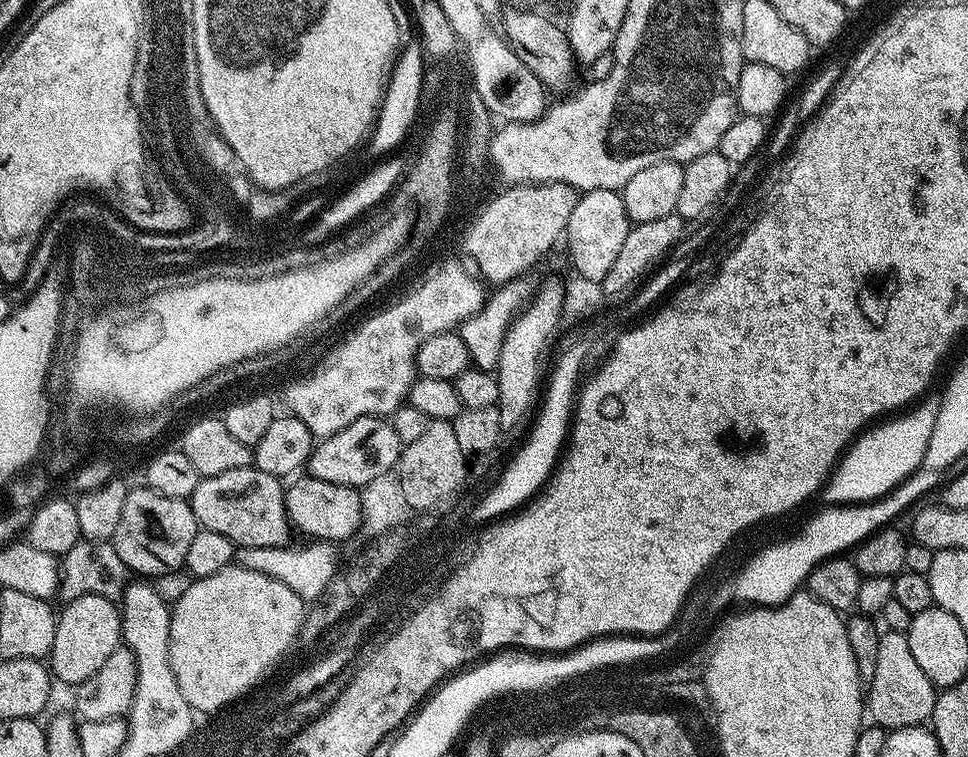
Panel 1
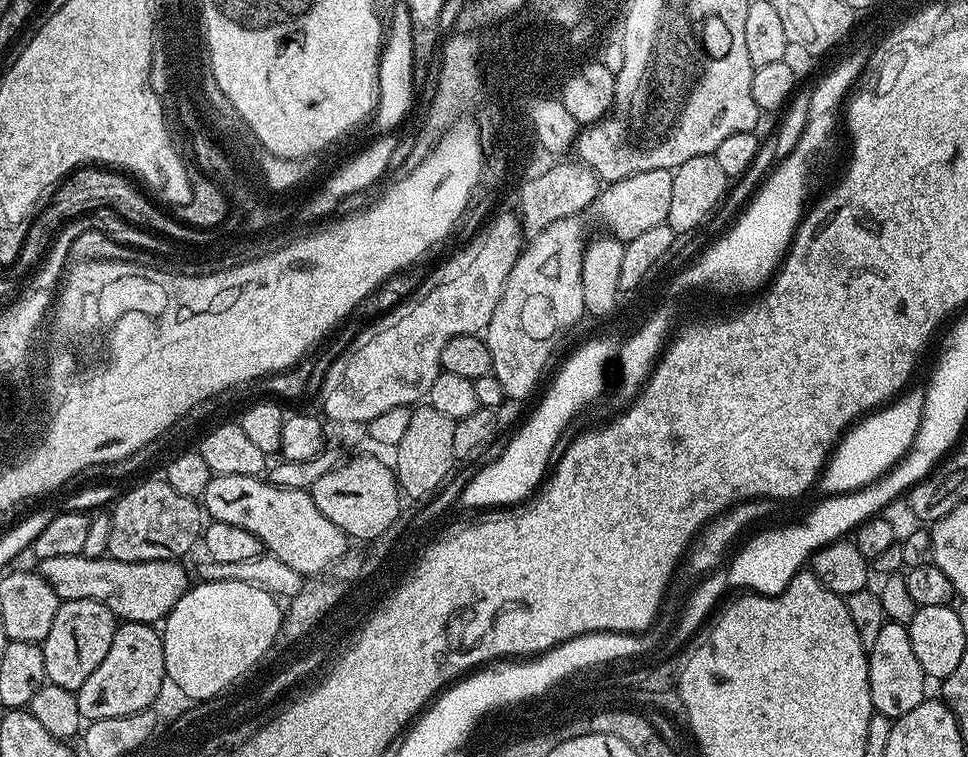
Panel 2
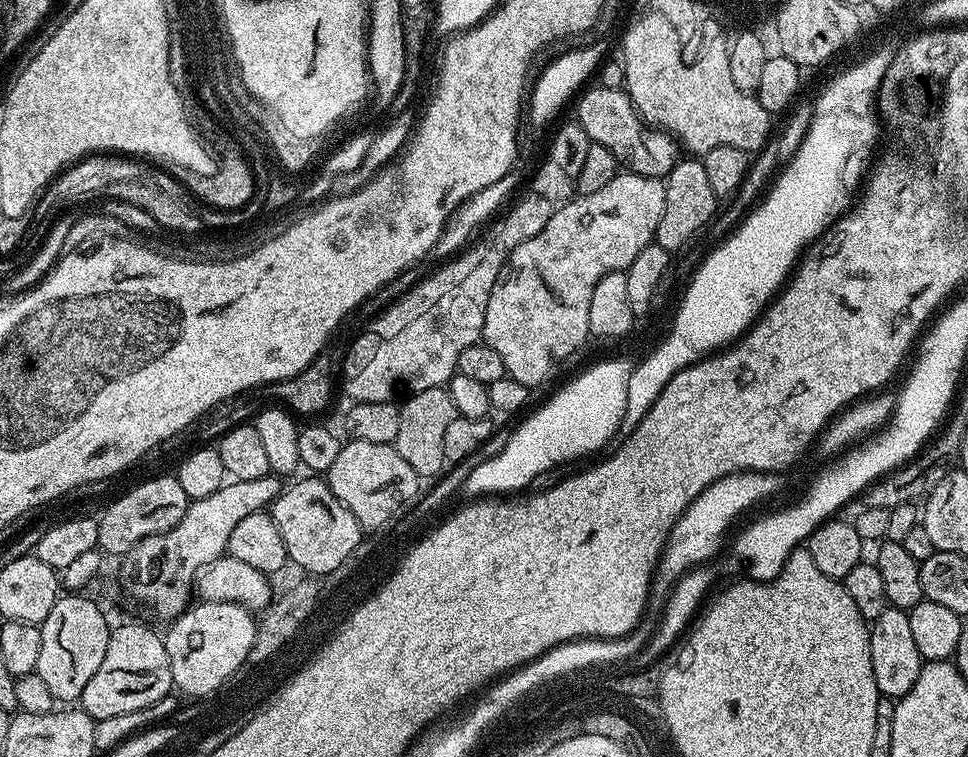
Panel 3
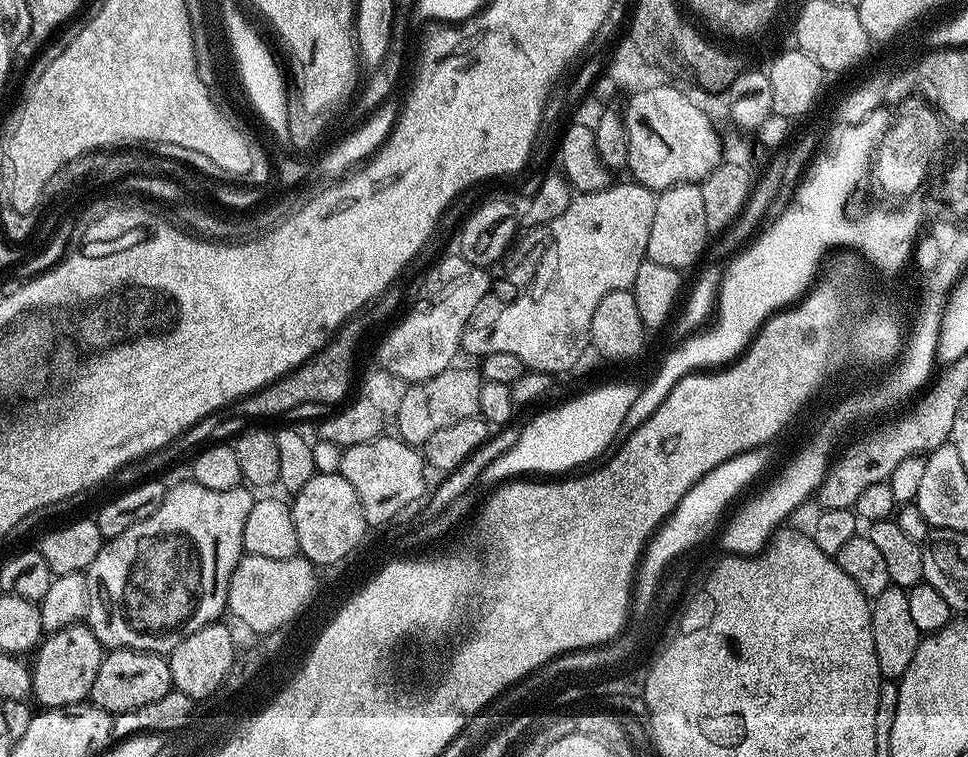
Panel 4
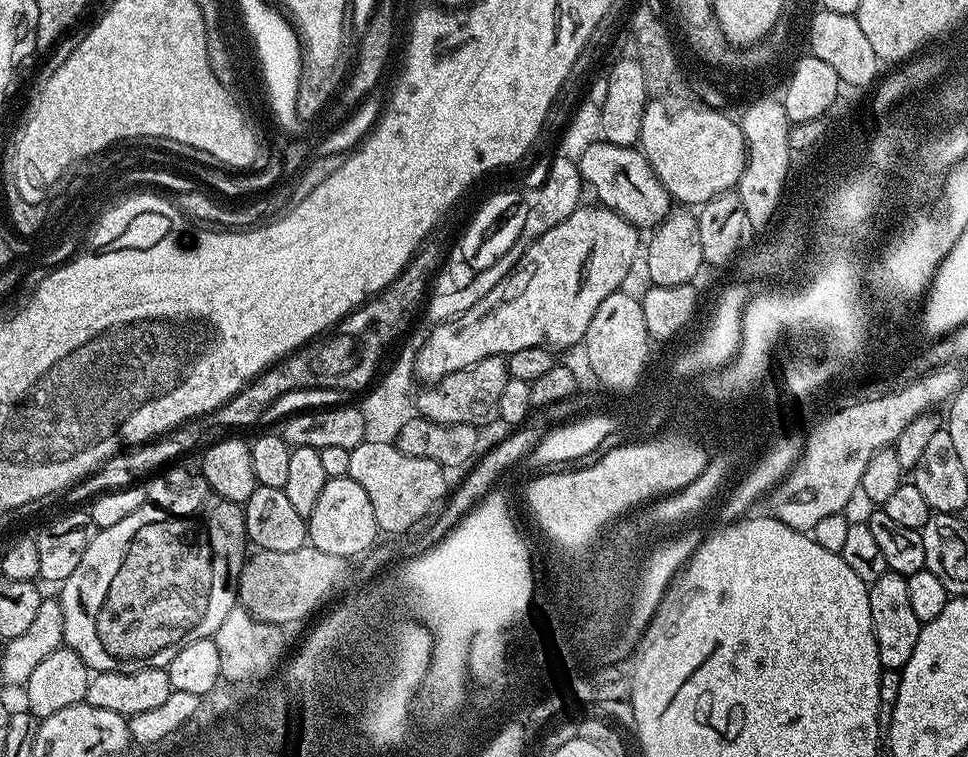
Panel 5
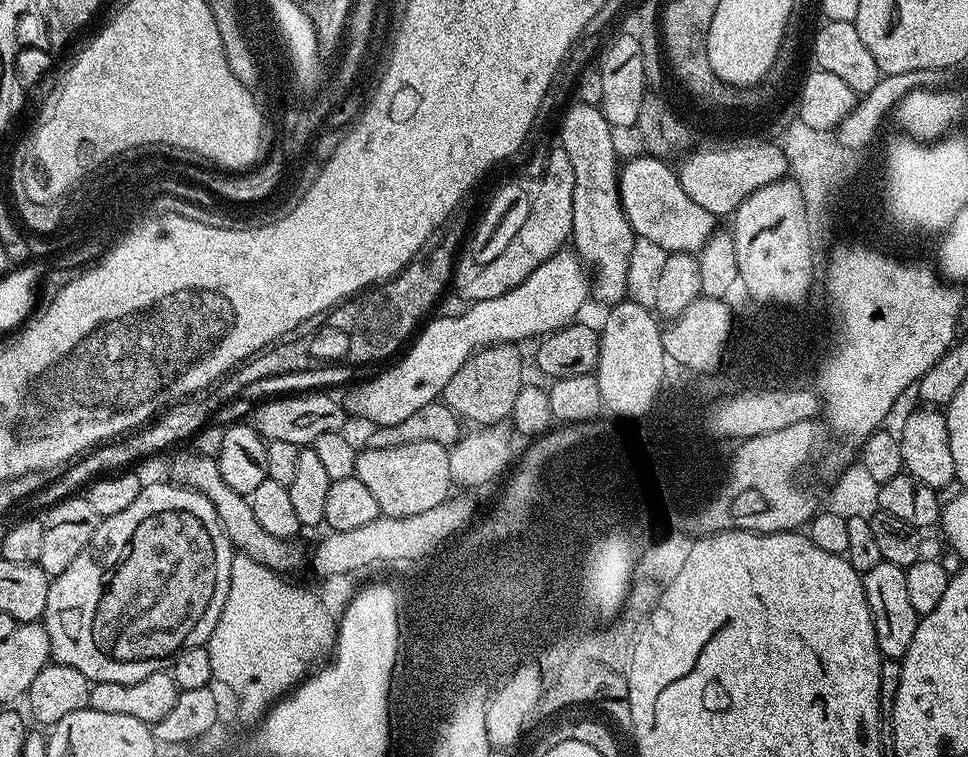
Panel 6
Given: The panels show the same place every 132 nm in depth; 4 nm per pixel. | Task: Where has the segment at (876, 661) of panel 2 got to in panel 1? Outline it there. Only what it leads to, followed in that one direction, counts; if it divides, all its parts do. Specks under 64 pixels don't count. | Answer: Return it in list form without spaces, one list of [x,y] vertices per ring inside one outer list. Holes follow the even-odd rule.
[[[885,631],[878,642],[878,659],[874,670],[874,678],[866,692],[866,708],[877,725],[885,730],[893,728],[909,728],[910,726],[924,726],[931,721],[934,702],[937,694],[936,685],[926,678],[926,673],[918,666],[914,653],[910,650],[910,642],[903,632]]]

